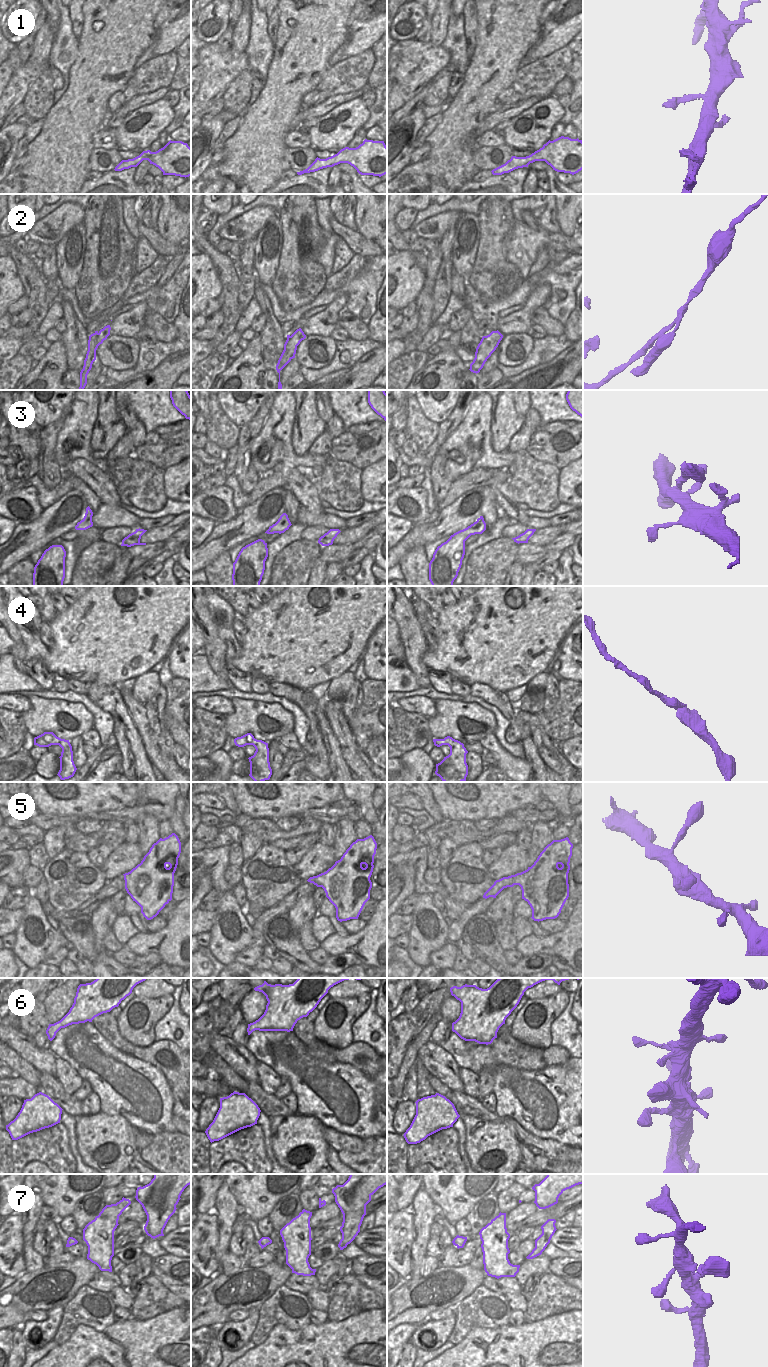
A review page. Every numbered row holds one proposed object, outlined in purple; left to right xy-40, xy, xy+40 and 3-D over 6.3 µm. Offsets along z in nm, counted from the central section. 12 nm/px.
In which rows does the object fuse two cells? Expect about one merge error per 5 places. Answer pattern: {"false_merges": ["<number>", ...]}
{"false_merges": ["2"]}

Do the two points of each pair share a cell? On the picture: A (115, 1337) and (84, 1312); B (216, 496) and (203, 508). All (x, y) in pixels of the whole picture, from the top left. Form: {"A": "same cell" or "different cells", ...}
{"A": "different cells", "B": "same cell"}

